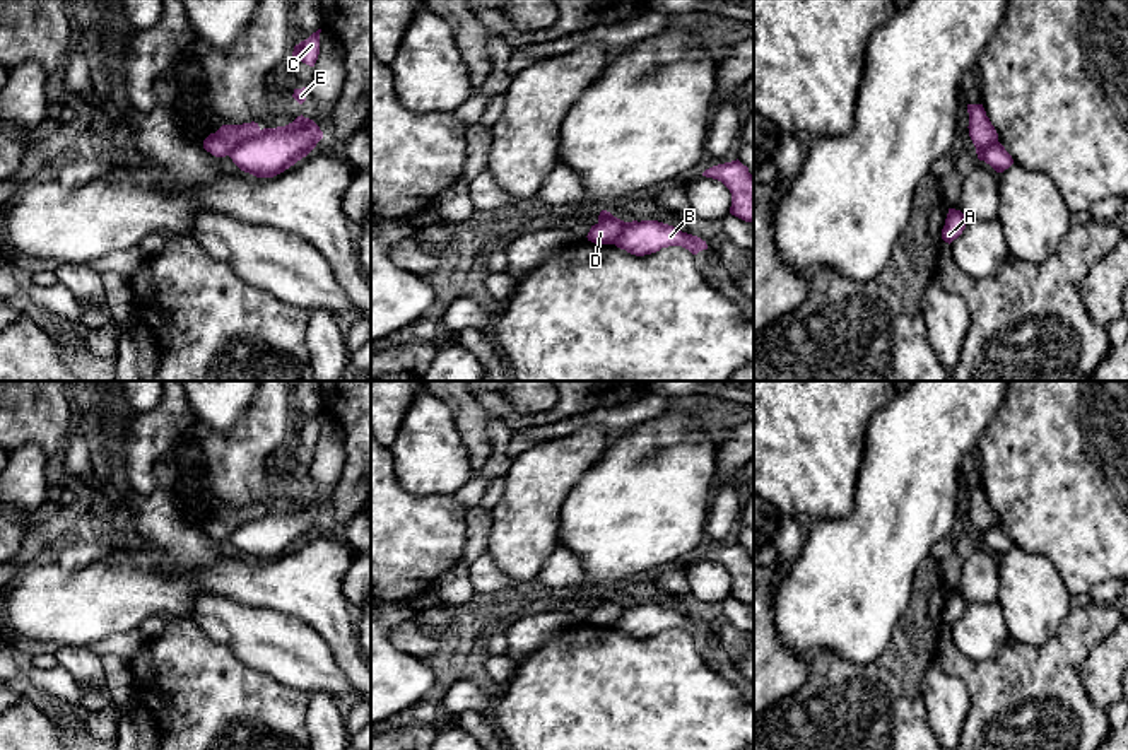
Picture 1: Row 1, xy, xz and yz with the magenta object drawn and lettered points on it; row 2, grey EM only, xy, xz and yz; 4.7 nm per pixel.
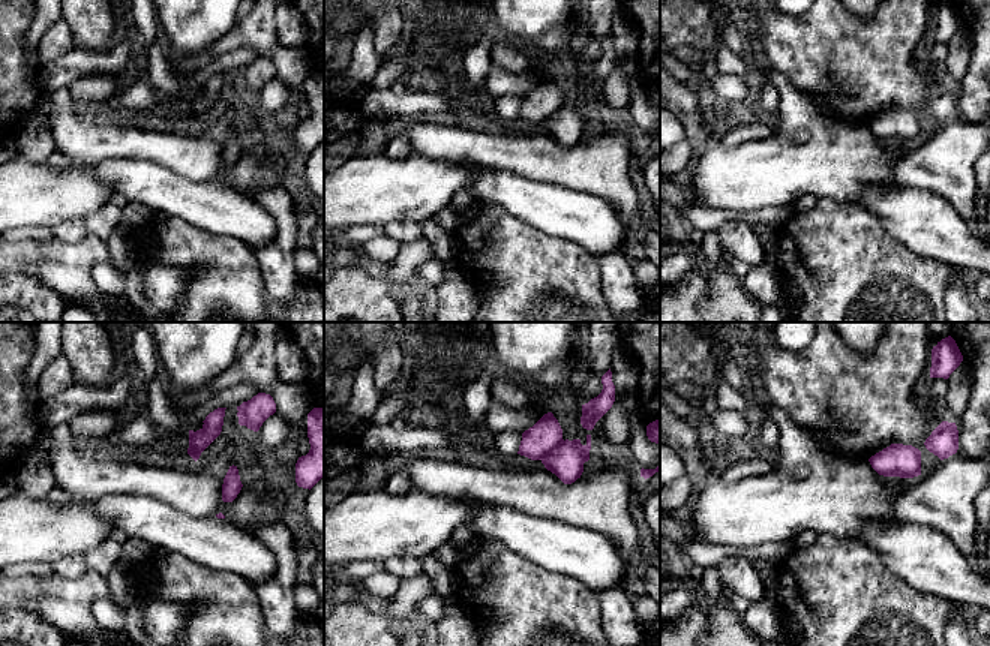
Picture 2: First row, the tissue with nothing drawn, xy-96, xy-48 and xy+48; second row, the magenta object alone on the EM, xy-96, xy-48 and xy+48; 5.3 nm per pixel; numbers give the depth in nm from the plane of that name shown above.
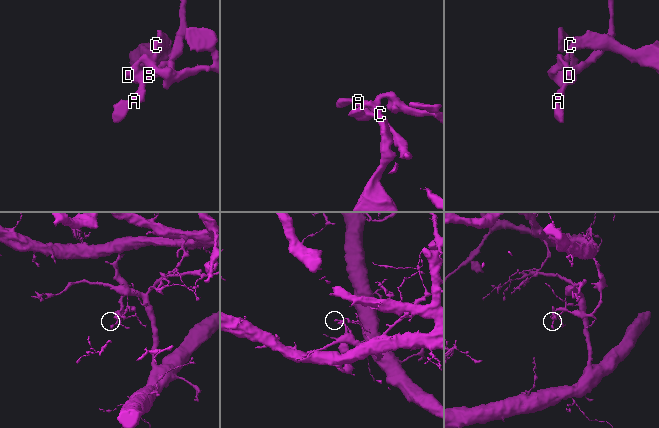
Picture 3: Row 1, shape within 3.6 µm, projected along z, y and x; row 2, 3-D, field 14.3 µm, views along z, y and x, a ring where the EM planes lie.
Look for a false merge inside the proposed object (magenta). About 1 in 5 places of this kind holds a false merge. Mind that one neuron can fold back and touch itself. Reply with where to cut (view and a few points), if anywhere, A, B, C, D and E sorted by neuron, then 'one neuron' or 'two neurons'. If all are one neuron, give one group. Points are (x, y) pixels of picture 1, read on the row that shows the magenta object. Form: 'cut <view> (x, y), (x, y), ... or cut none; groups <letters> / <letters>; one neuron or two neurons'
cut xy (260, 130), (241, 140), (228, 154); groups A B / C D E; two neurons

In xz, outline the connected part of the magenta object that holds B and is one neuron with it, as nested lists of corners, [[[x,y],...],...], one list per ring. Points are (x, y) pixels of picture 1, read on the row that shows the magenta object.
[[[658,220],[627,222],[615,246],[636,256],[651,255],[668,246],[682,246],[692,255],[708,249],[706,241],[701,237]]]

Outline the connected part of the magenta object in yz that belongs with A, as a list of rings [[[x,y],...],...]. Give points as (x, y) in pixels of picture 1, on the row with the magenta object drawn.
[[[949,208],[945,226],[942,229],[942,239],[950,244],[954,239],[957,239],[962,234],[966,224],[967,219],[961,210]]]

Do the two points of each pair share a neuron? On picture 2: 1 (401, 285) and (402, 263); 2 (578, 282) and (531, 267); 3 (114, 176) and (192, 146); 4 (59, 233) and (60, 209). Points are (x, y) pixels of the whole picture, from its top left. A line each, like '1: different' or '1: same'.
1: same
2: same
3: different
4: different

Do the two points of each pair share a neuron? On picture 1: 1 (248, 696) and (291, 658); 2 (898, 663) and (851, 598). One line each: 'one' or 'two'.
1: two
2: two

